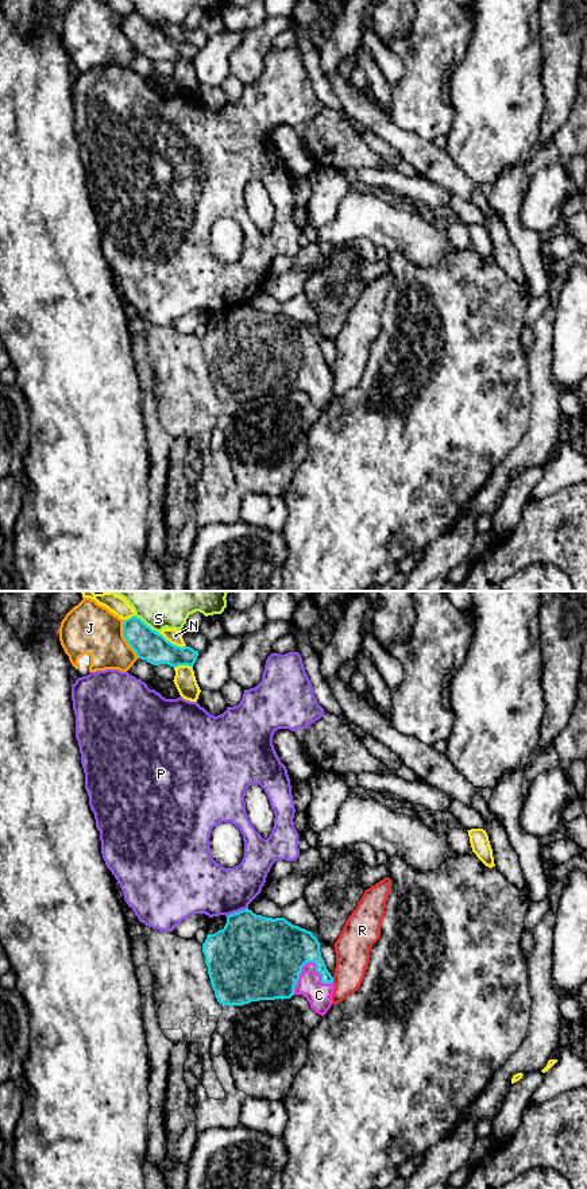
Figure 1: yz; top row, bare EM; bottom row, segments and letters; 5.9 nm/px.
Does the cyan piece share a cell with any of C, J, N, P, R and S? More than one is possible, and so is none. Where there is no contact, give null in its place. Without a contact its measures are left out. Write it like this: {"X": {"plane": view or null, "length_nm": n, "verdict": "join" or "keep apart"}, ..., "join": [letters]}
{"C": {"plane": "yz", "length_nm": 260, "verdict": "join"}, "J": {"plane": "yz", "length_nm": 240, "verdict": "keep apart"}, "N": {"plane": "yz", "length_nm": 170, "verdict": "keep apart"}, "P": {"plane": "yz", "length_nm": 140, "verdict": "keep apart"}, "R": {"plane": "yz", "length_nm": 30, "verdict": "keep apart"}, "S": {"plane": "yz", "length_nm": 200, "verdict": "keep apart"}, "join": ["C"]}

